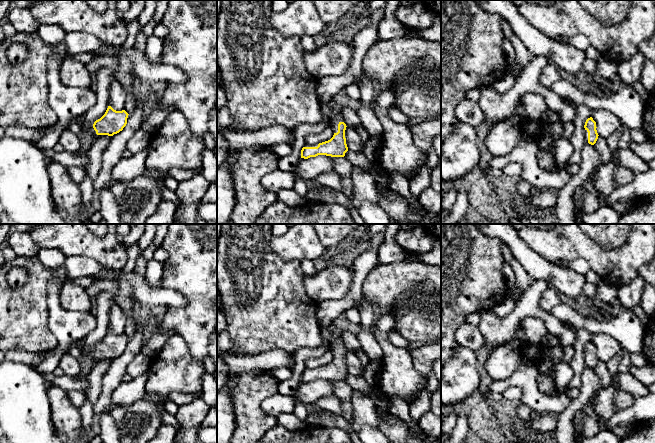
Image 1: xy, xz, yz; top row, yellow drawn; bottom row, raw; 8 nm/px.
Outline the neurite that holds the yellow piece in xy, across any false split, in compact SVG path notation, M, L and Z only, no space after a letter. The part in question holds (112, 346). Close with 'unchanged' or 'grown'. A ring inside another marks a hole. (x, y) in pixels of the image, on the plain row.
M108 330L105 338L94 346L89 356L86 356L81 350L81 355L78 357L81 365L80 374L89 375L98 359L113 360L122 355L127 348L128 339L125 334L116 335Z; grown

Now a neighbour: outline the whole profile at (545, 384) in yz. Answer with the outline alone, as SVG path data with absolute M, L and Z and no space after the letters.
M538 371L538 377L537 377L537 384L538 384L538 390L547 396L555 396L556 395L556 389L553 384L553 380L540 373Z

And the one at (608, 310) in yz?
M605 305L601 308L596 309L598 313L603 315L605 318L613 316L617 311L616 305Z

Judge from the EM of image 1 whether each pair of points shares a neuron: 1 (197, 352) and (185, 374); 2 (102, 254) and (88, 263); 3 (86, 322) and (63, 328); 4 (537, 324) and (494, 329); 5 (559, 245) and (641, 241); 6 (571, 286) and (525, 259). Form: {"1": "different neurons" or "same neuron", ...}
{"1": "different neurons", "2": "different neurons", "3": "same neuron", "4": "different neurons", "5": "same neuron", "6": "same neuron"}

